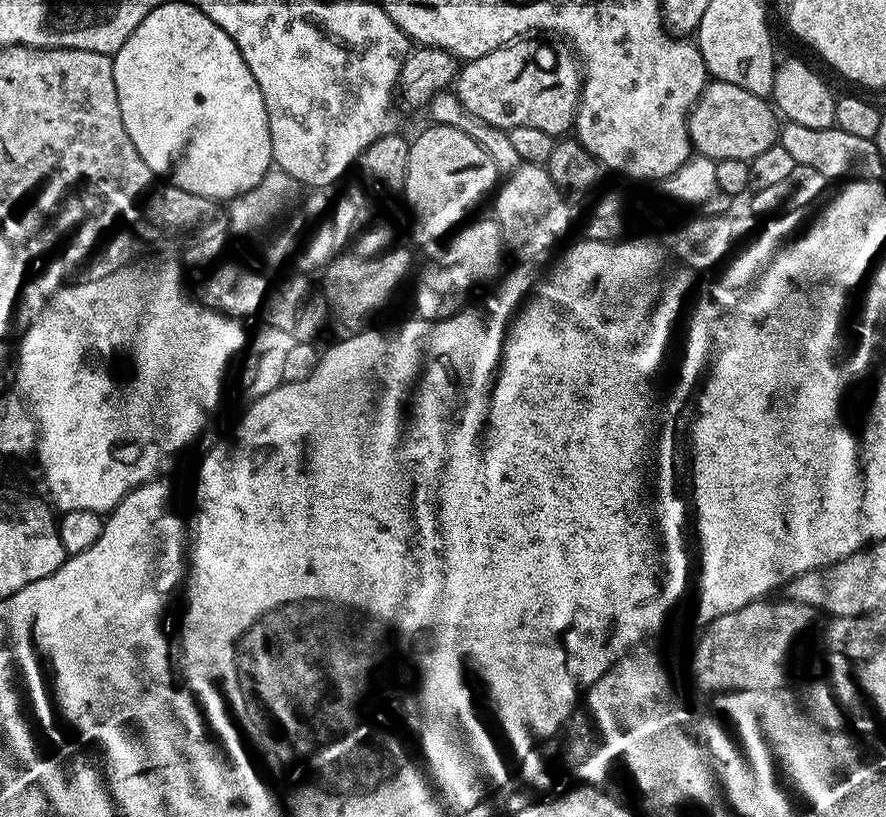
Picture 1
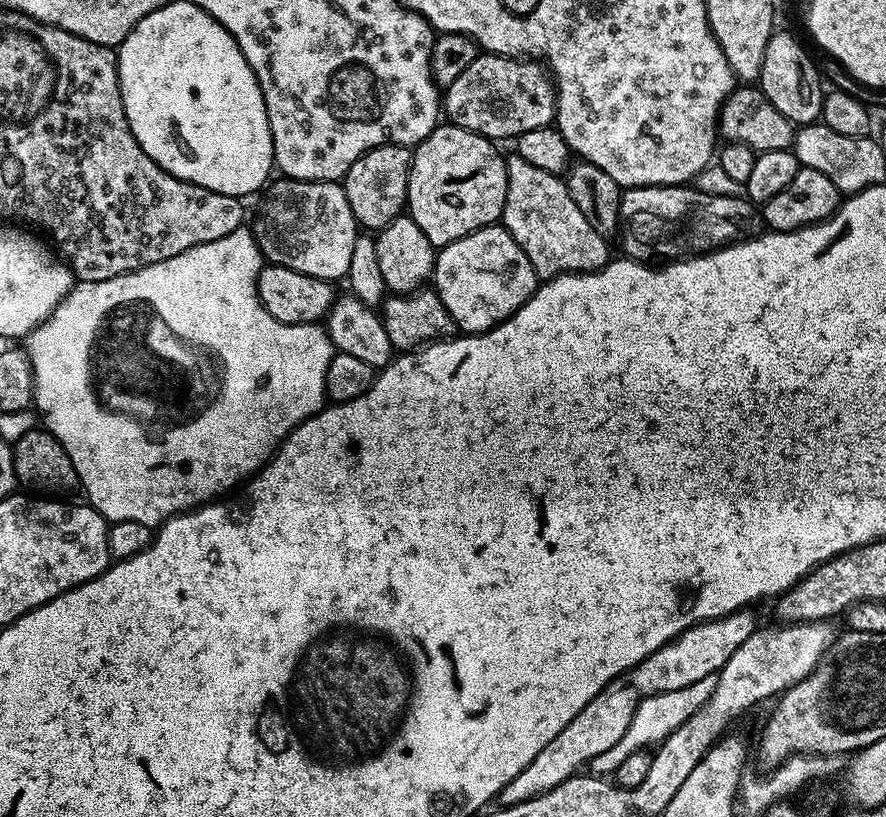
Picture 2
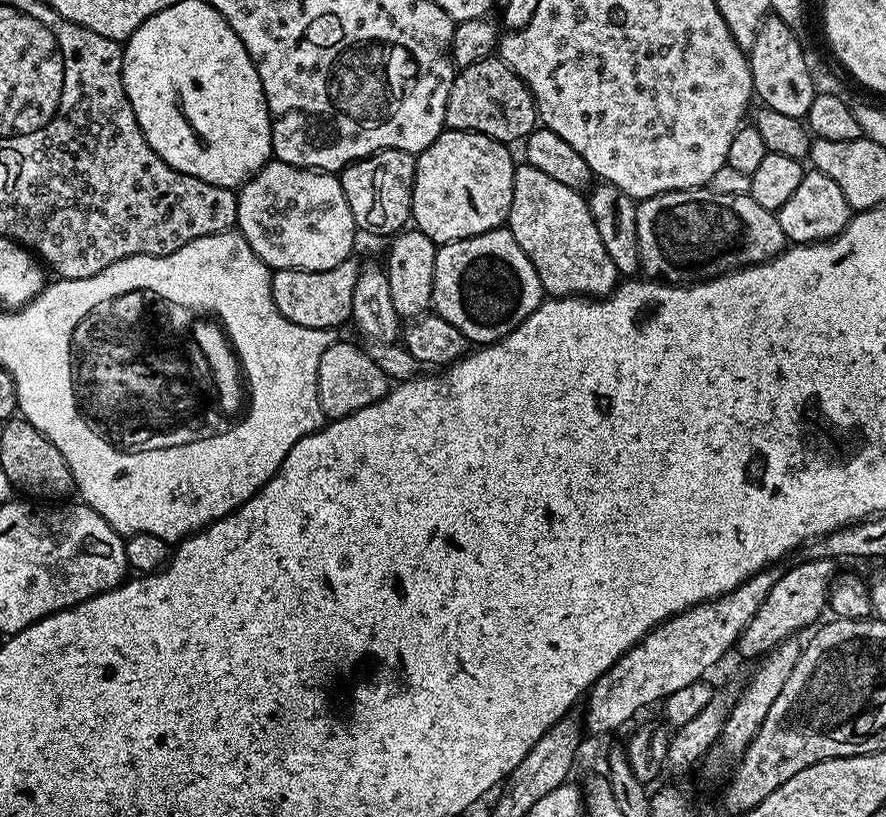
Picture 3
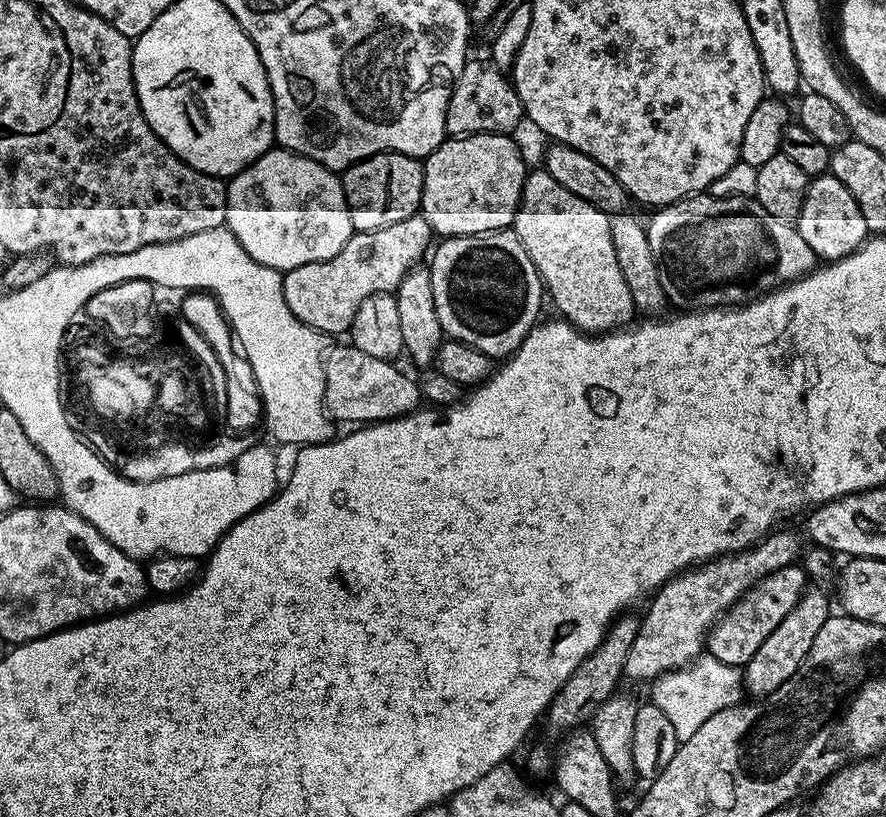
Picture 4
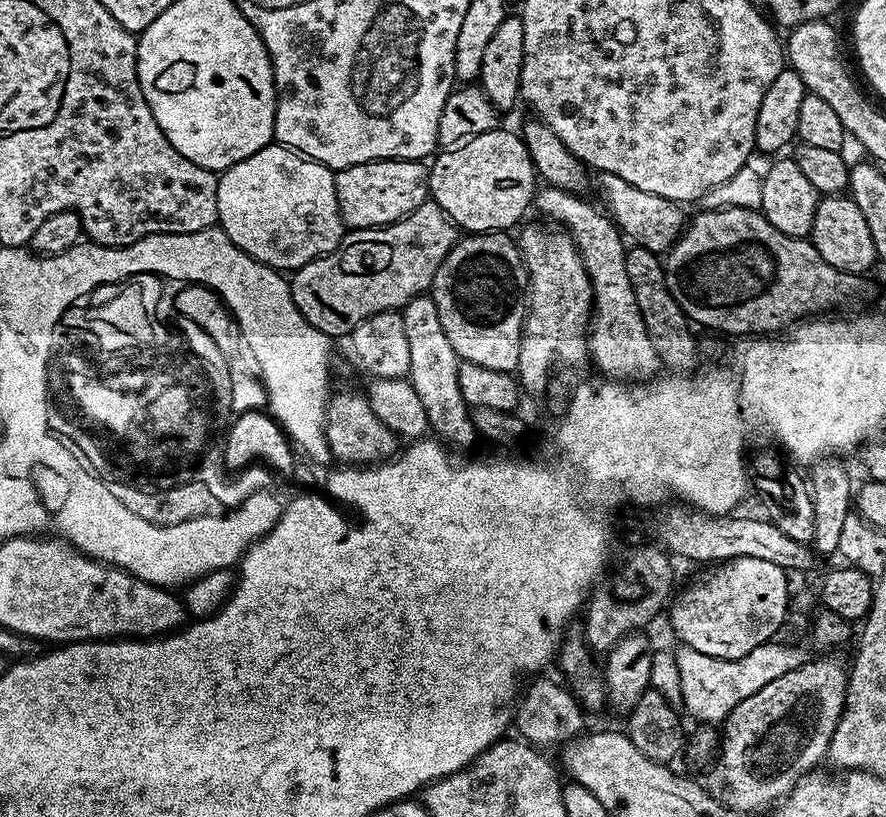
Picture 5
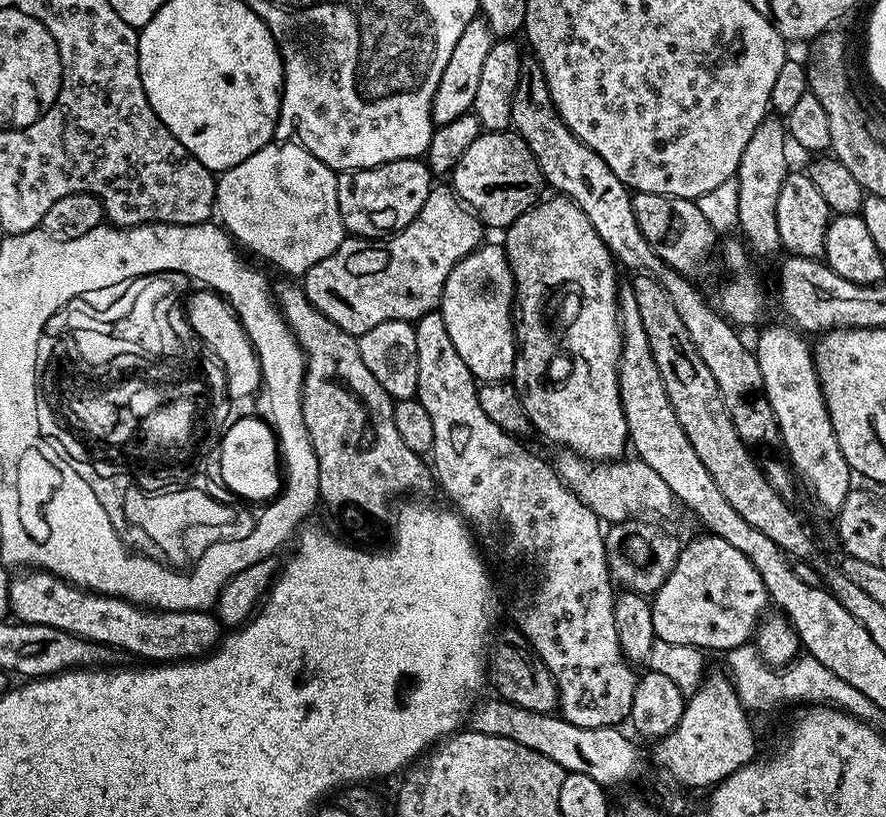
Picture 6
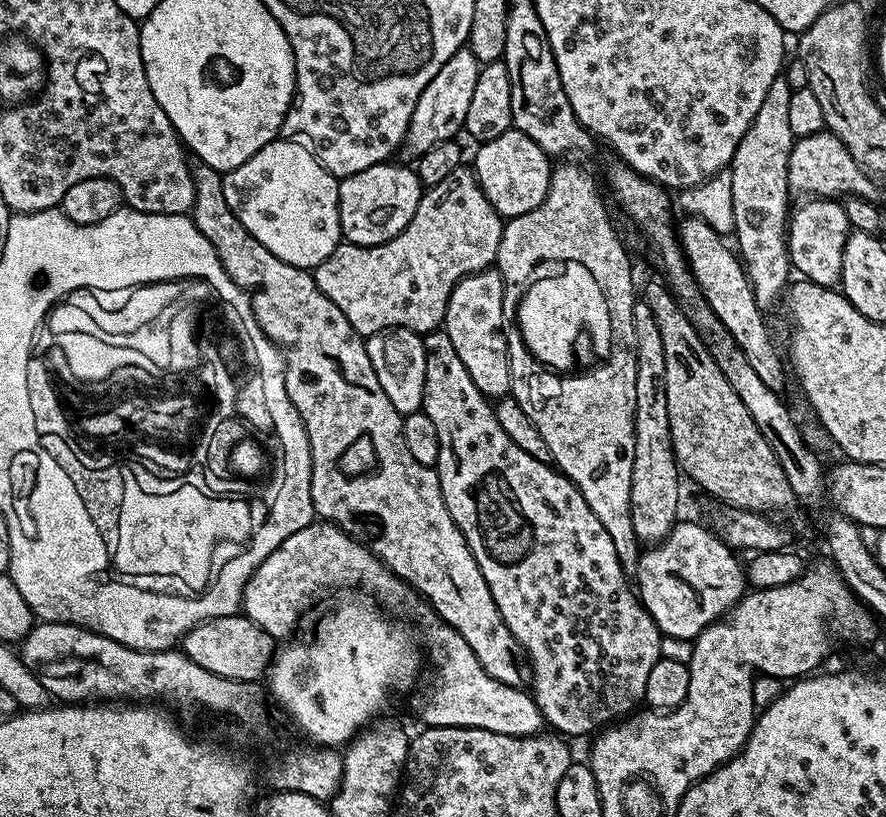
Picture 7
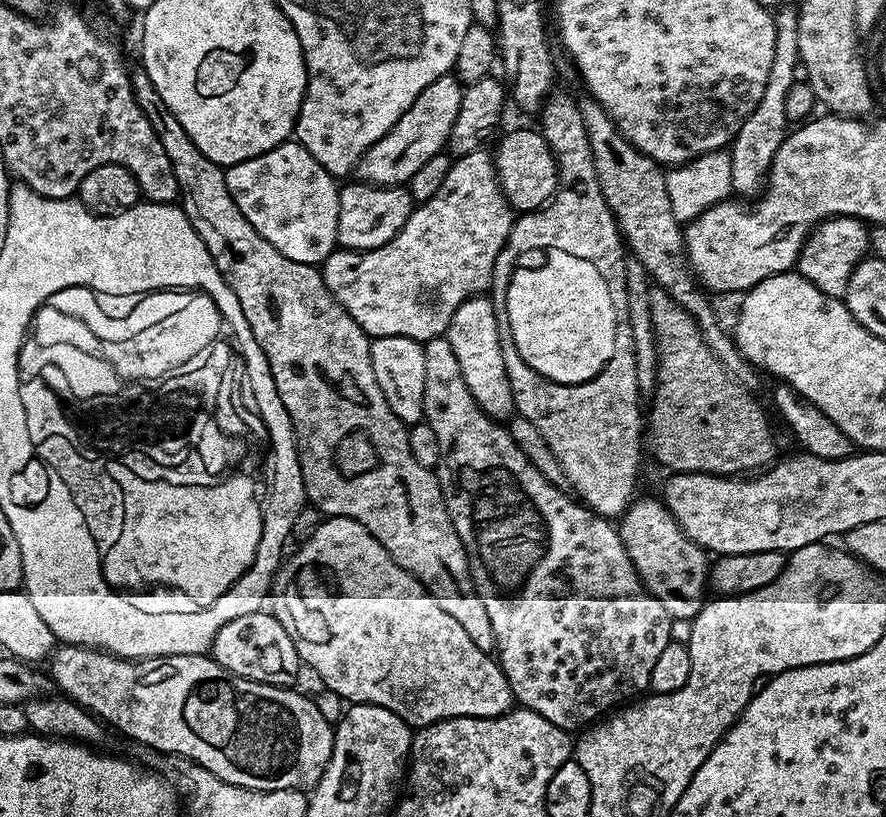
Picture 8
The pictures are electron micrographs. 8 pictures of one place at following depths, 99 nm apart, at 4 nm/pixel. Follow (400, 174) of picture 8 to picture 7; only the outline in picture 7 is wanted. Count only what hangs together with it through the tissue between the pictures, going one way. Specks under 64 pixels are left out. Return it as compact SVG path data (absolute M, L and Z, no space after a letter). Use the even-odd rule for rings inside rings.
M465 46L447 60L430 78L430 82L422 90L418 102L412 111L412 120L408 123L406 137L407 147L412 147L416 152L428 152L435 144L443 140L452 140L456 135L461 135L466 118L466 110L470 110L470 97L474 94L474 86L478 82L481 63L471 48Z

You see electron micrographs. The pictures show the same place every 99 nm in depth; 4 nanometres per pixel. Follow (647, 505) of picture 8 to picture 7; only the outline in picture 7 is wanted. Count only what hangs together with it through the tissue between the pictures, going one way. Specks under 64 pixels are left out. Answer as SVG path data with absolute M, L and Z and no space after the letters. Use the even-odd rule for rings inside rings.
M681 519L659 544L641 551L639 568L634 577L638 599L654 618L661 635L693 640L706 626L726 616L746 594L746 568L735 551L715 531L703 528L692 520Z

